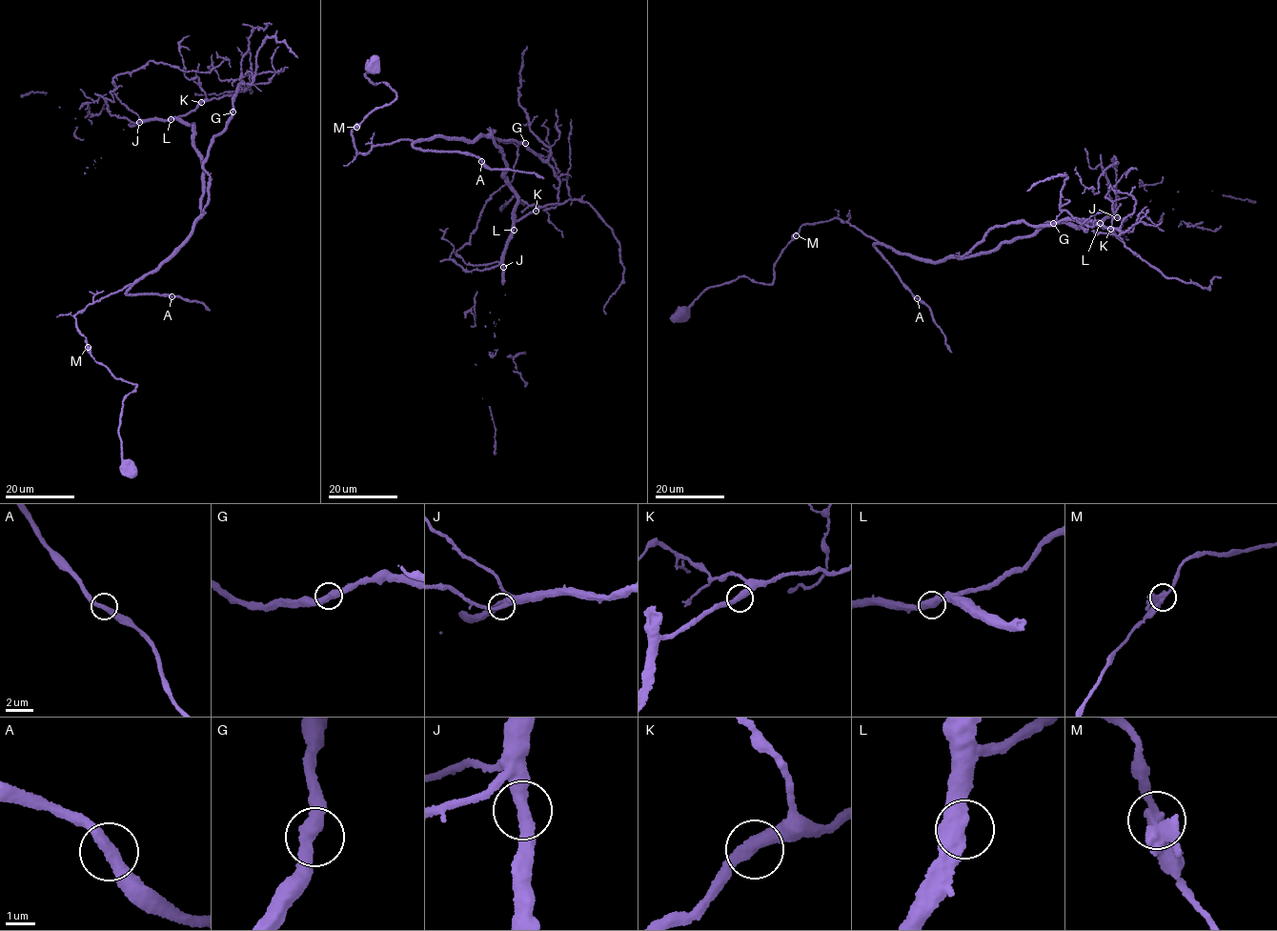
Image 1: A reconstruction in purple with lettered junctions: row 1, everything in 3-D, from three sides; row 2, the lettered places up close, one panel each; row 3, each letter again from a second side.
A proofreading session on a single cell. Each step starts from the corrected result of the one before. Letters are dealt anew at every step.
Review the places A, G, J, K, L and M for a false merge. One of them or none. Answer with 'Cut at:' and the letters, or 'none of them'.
Cut at: none of them

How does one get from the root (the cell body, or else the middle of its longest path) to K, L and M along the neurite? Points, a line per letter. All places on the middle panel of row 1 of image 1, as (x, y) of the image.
K: (374, 62), (366, 78), (395, 98), (352, 129), (356, 152), (487, 136), (515, 219), (536, 211)
L: (374, 62), (366, 78), (395, 98), (352, 129), (356, 152), (407, 138), (487, 136), (516, 194), (514, 230)
M: (374, 62), (371, 61), (366, 78), (373, 84), (383, 82), (395, 91), (395, 98), (369, 113), (356, 128)

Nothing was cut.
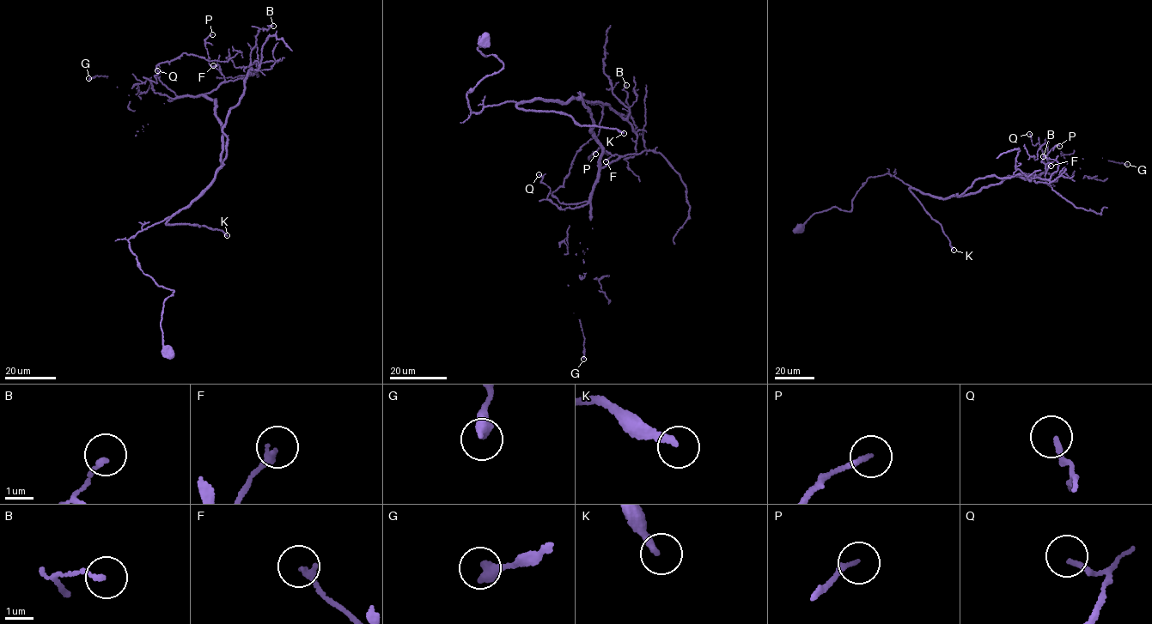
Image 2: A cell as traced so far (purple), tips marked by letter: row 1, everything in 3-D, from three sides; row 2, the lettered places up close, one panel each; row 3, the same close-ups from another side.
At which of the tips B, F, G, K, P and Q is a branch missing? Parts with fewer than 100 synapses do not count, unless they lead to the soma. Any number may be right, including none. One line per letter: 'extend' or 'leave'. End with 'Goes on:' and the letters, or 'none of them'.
B: leave
F: leave
G: leave
K: extend
P: leave
Q: leave
Goes on: K

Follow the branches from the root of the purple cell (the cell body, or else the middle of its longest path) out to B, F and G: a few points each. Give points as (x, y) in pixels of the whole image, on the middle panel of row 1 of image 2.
B: (484, 38), (478, 51), (502, 68), (466, 93), (471, 112), (582, 93), (636, 132), (626, 85)
F: (484, 38), (478, 51), (502, 68), (466, 93), (471, 112), (577, 99), (600, 166), (619, 156), (606, 161)
G: (484, 38), (502, 68), (471, 112), (577, 99), (600, 146), (566, 205), (609, 302), (583, 359)

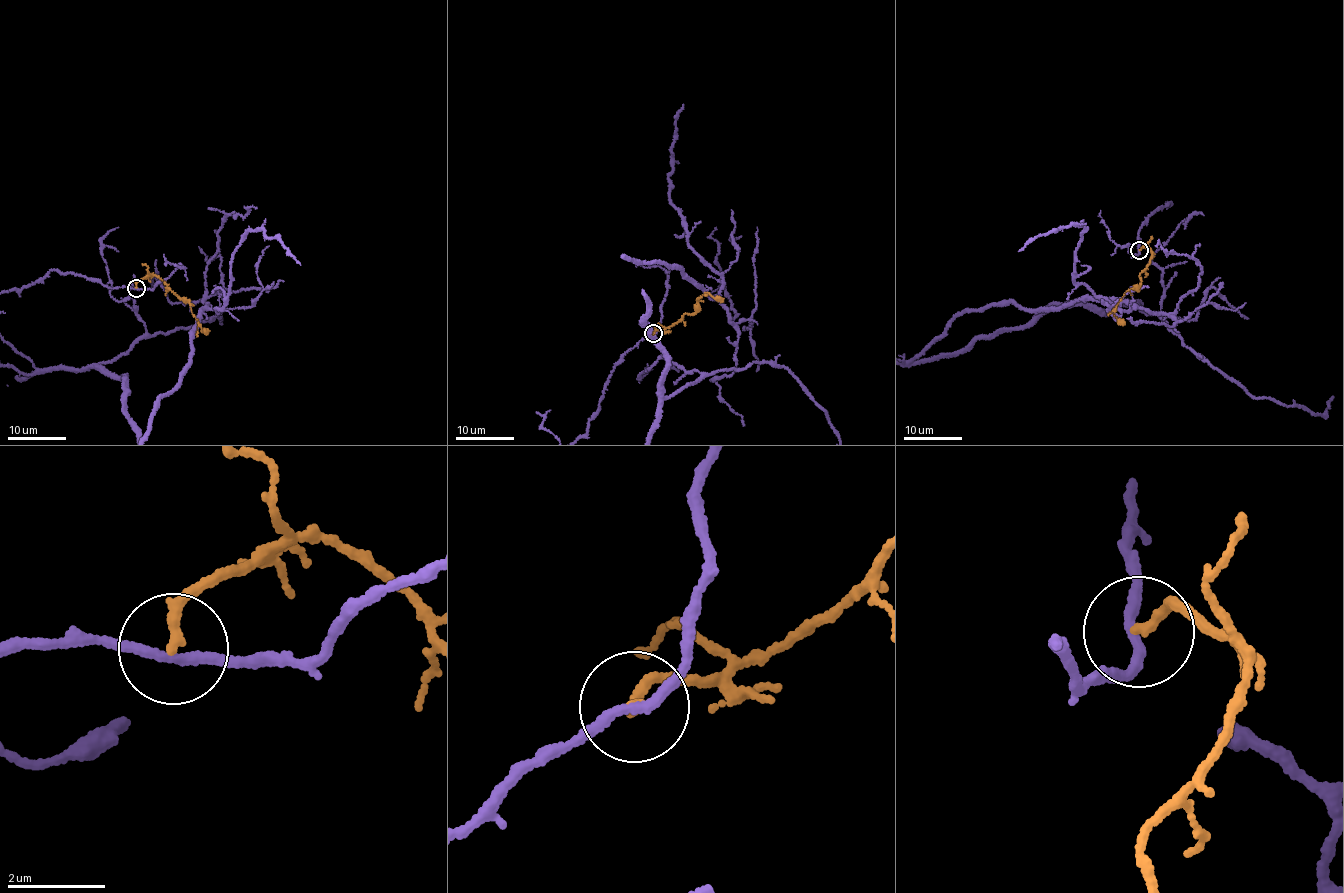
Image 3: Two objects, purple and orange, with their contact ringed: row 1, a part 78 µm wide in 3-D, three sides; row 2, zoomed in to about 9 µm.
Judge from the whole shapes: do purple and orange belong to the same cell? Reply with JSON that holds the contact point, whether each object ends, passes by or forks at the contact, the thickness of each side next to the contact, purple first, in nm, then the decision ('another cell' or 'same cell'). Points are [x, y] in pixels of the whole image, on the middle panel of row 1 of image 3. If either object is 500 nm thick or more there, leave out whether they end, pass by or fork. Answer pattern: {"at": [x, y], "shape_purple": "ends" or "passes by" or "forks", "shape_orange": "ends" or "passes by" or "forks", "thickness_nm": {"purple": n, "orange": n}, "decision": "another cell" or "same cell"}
{"at": [653, 333], "shape_purple": "passes by", "shape_orange": "ends", "thickness_nm": {"purple": 200, "orange": 200}, "decision": "another cell"}

